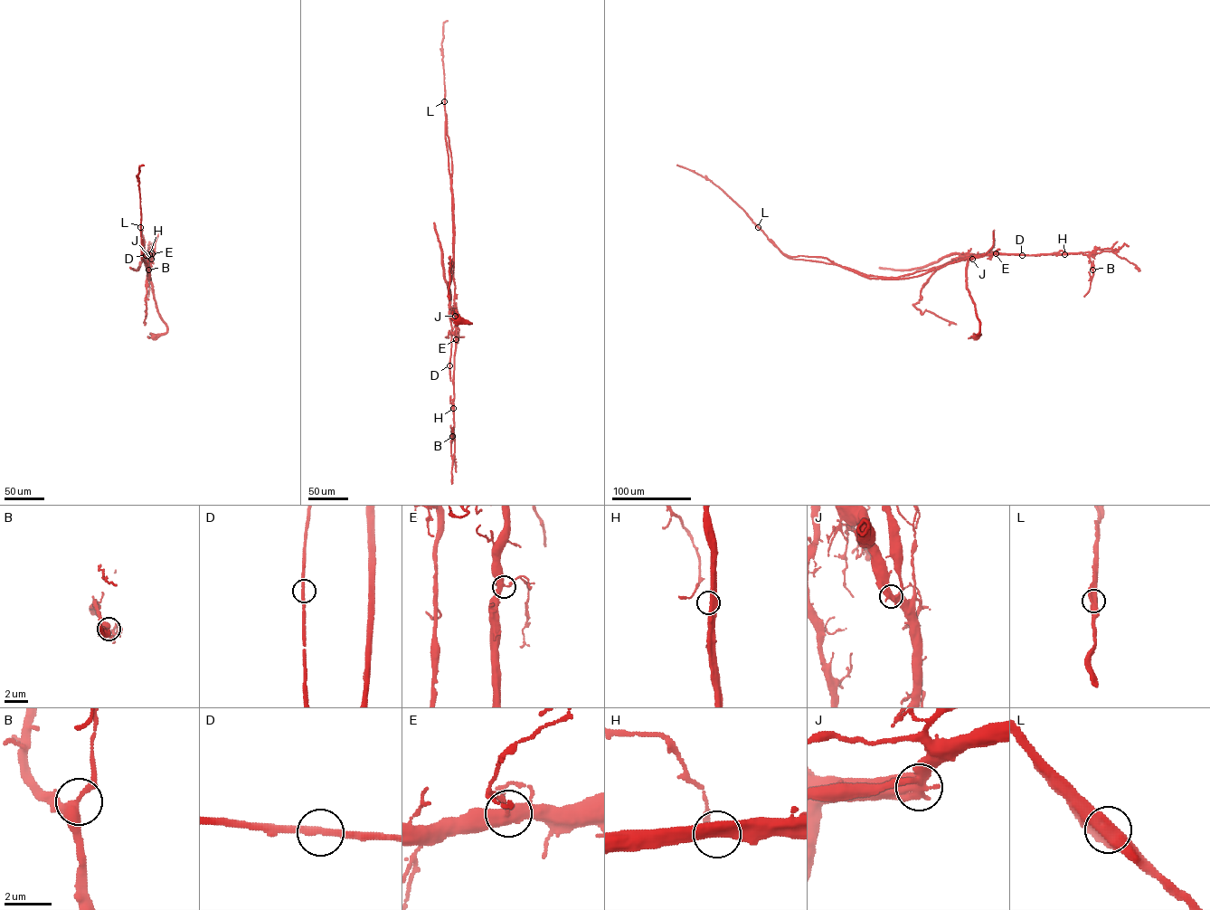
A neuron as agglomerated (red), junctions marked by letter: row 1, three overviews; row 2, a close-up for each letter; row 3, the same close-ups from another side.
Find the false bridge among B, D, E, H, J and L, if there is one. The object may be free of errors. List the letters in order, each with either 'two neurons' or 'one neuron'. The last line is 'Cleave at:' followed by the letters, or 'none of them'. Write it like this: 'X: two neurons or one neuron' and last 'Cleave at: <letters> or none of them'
B: one neuron
D: one neuron
E: one neuron
H: one neuron
J: one neuron
L: one neuron
Cleave at: none of them

